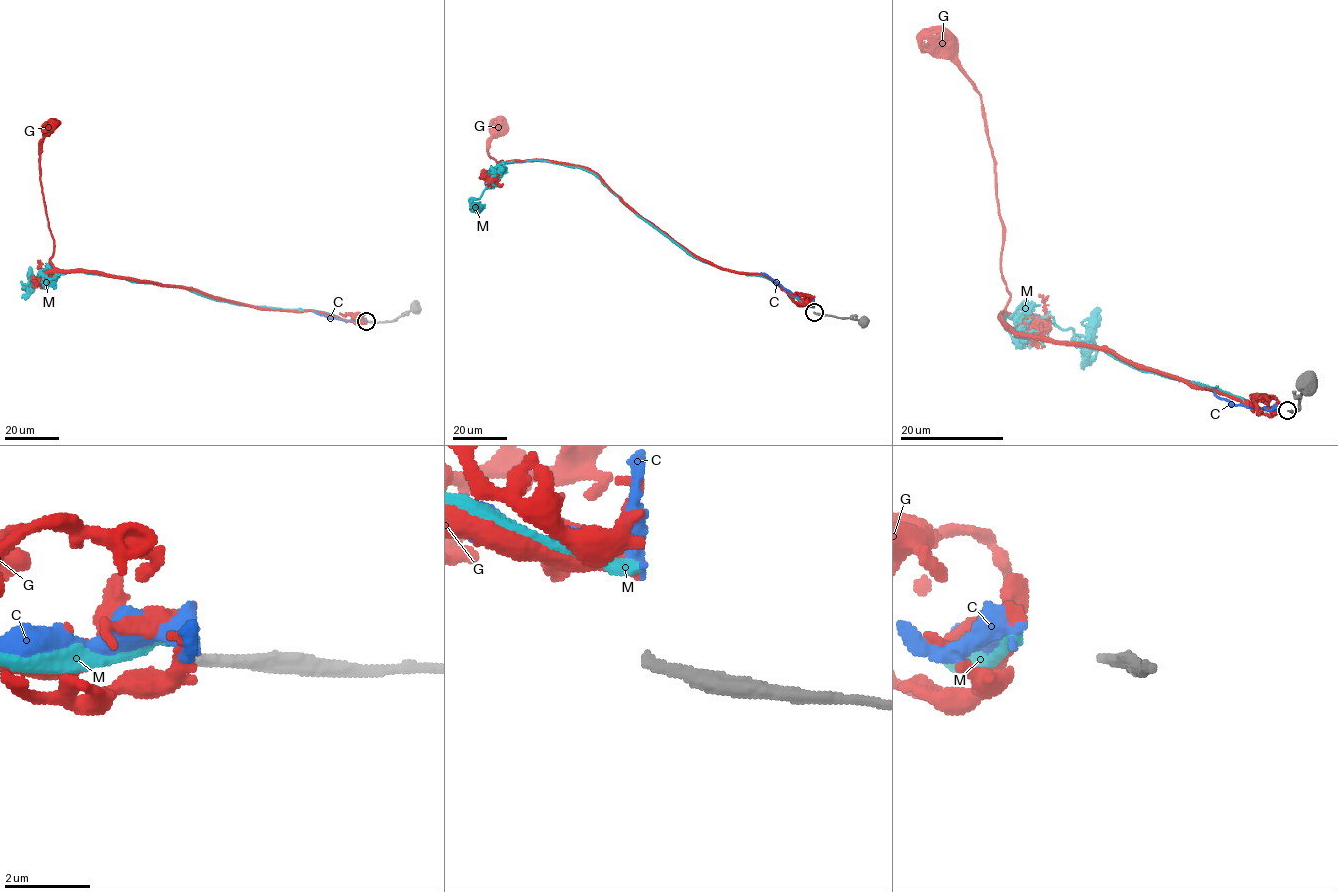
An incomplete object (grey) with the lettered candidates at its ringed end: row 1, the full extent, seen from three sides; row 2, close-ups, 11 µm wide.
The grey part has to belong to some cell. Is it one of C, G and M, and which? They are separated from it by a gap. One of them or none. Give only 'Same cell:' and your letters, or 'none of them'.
Same cell: M

